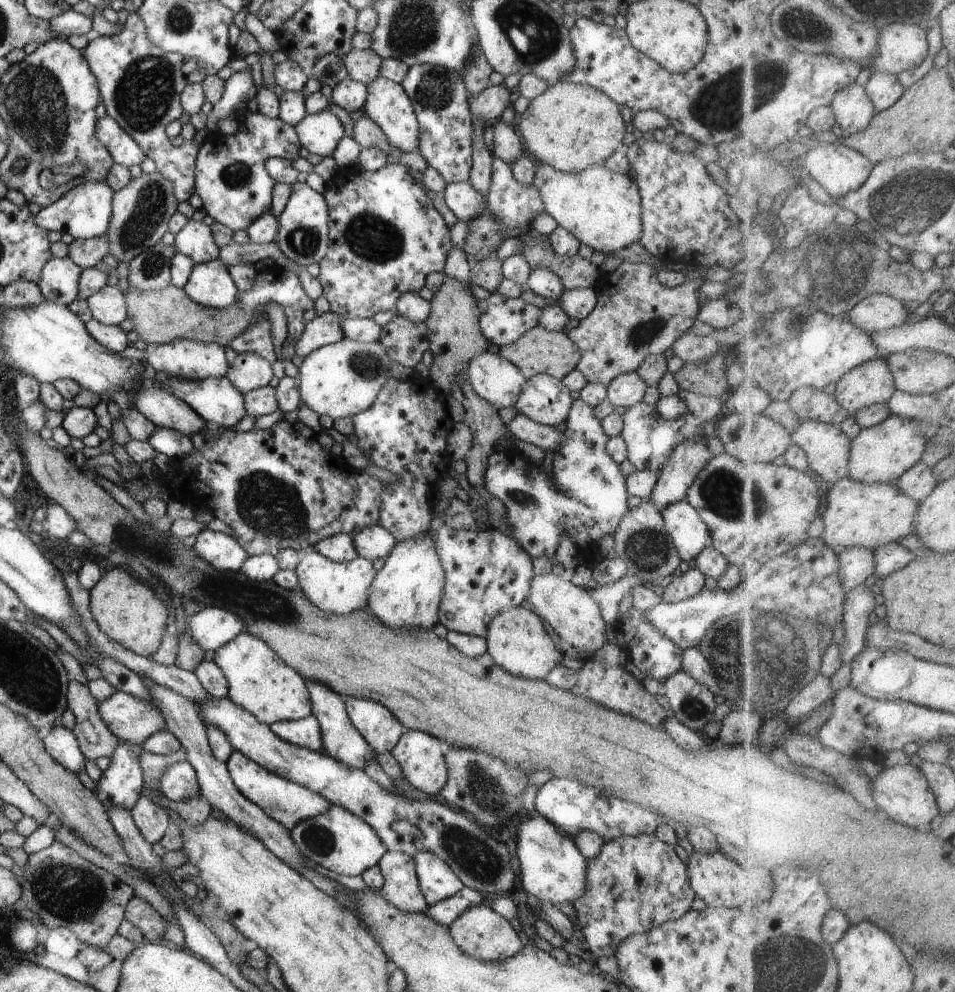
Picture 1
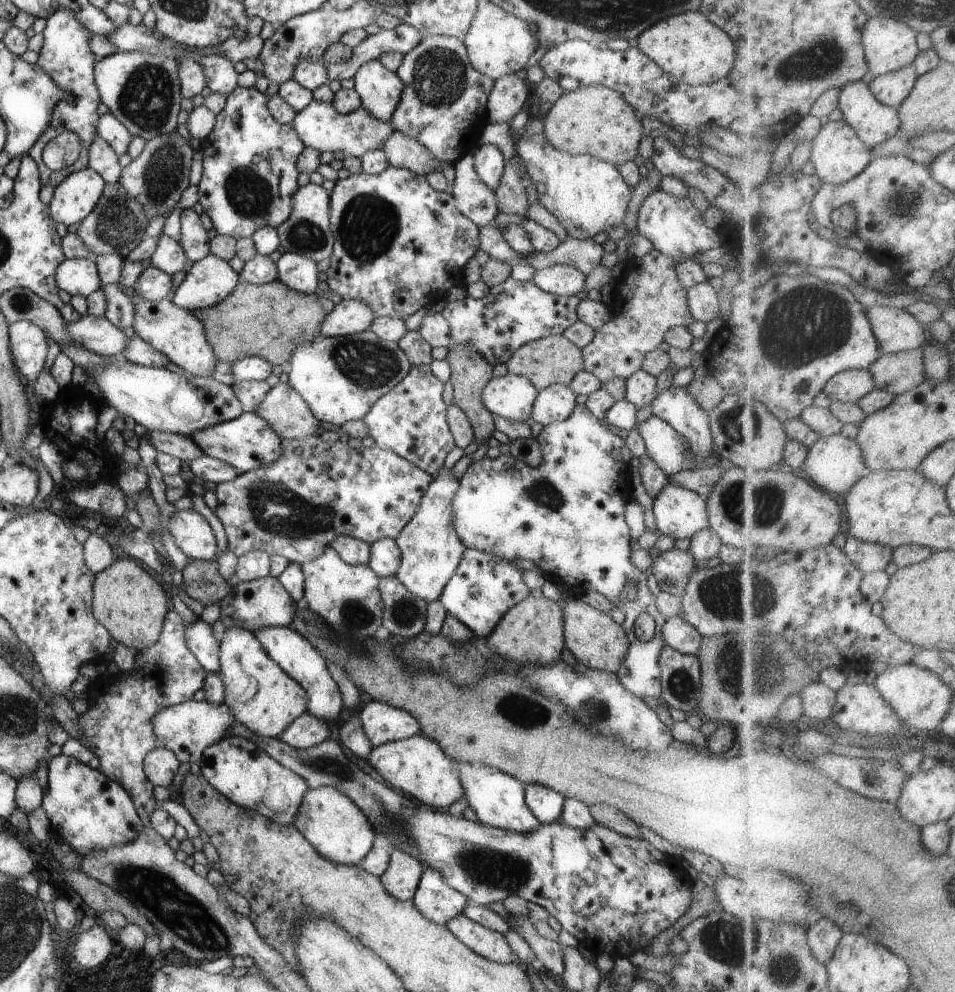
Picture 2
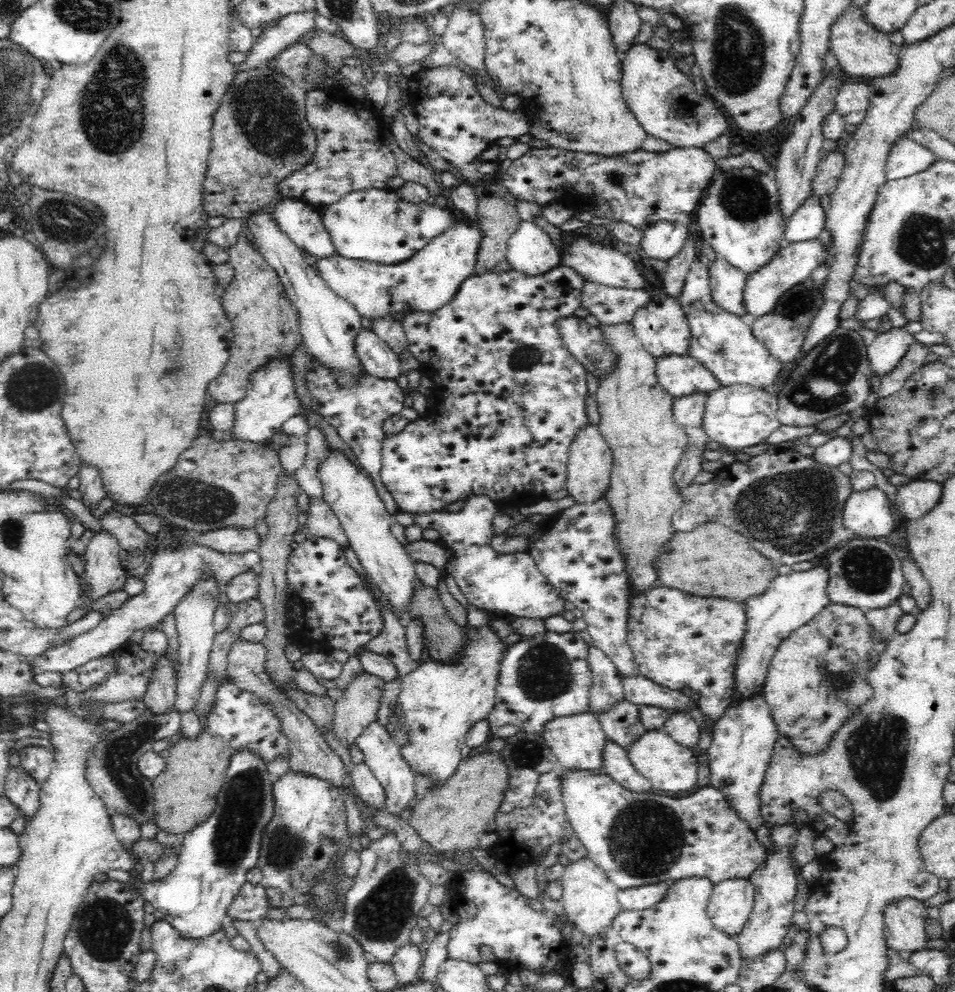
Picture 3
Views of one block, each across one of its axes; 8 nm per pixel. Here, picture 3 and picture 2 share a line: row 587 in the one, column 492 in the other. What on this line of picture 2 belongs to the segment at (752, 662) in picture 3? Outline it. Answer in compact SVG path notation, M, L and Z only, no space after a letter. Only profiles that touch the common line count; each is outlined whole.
M453 760L460 773L460 782L464 788L463 795L466 796L468 806L477 813L480 824L530 834L532 830L540 828L541 822L530 812L530 808L524 802L525 784L514 776L496 770L492 766L478 766L478 764L466 764Z

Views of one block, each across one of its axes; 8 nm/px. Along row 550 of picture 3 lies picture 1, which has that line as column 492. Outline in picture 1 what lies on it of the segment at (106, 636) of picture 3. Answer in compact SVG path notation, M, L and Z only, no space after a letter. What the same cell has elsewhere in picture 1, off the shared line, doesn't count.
M497 157L492 160L491 180L488 208L504 228L528 228L535 217L544 212L538 188L534 184L520 184L504 160Z

